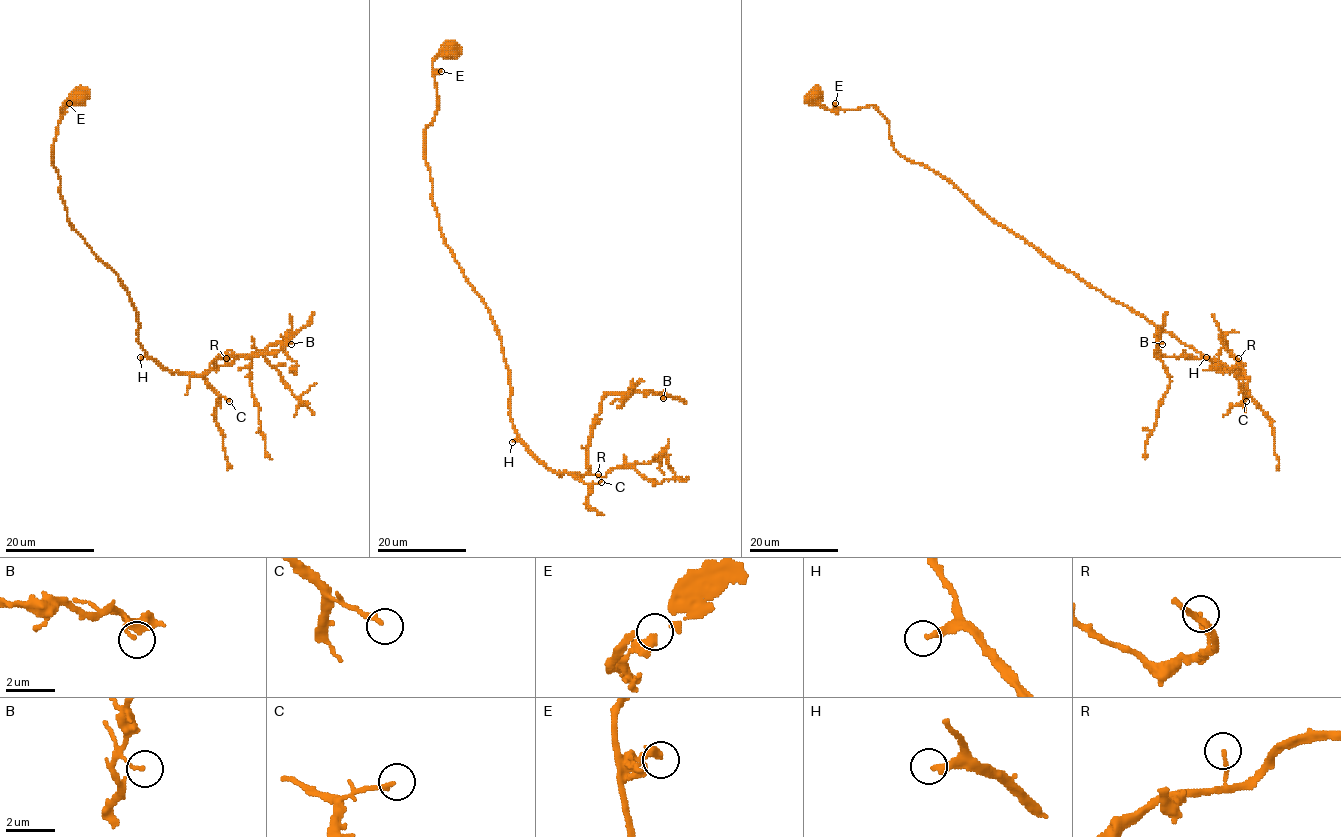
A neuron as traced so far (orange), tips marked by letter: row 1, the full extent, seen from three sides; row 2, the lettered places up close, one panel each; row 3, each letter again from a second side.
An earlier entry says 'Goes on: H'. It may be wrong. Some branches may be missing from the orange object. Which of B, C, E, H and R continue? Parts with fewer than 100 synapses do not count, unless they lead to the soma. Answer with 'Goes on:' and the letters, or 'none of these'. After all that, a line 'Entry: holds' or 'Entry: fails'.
Goes on: H
Entry: holds

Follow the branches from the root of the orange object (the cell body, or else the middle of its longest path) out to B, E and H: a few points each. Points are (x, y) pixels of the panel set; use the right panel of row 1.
B: (814, 97), (828, 110), (873, 106), (902, 156), (1237, 376), (1237, 367), (1208, 358), (1157, 356), (1162, 344)
E: (814, 97), (827, 109), (833, 109), (835, 103)
H: (814, 97), (828, 110), (873, 106), (902, 156), (949, 179), (1059, 266), (1206, 357)

